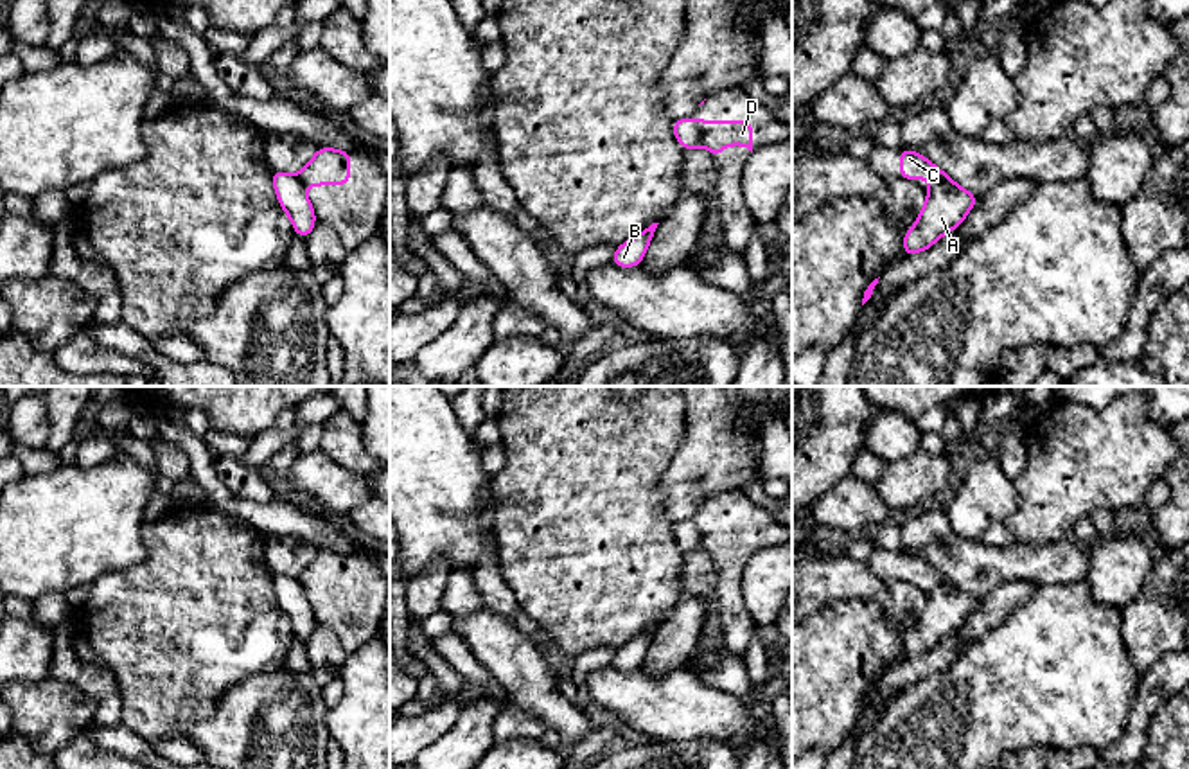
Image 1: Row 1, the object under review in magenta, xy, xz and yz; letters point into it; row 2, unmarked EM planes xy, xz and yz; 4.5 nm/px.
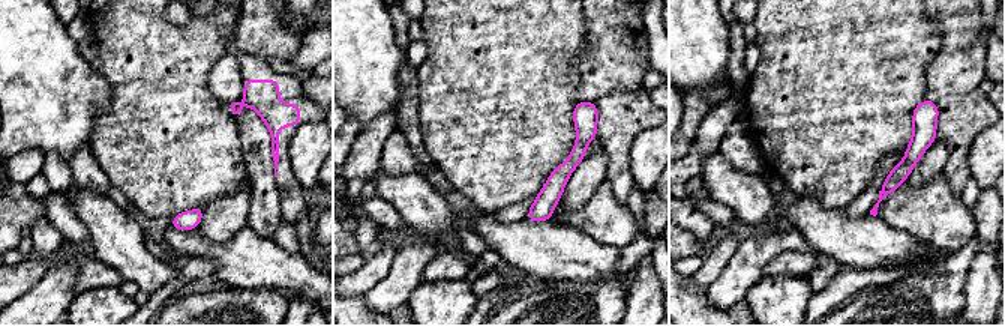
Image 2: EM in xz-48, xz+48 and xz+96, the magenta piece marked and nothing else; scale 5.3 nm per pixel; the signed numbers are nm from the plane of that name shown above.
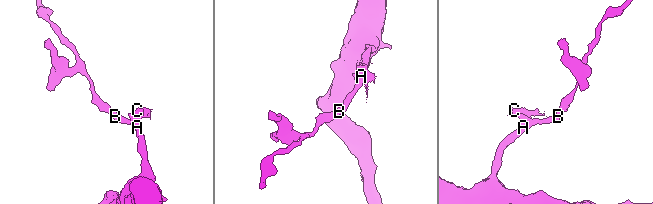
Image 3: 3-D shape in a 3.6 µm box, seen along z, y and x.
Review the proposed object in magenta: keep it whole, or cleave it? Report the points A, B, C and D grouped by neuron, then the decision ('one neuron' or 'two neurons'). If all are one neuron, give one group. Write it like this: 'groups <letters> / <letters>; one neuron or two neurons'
groups A B / C D; two neurons

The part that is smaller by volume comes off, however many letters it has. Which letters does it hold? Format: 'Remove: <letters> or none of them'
Remove: C, D

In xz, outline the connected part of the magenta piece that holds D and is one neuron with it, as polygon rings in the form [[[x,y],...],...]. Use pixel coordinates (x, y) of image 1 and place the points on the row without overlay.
[[[695,523],[702,532],[700,546],[708,550],[713,562],[726,548],[744,548],[753,555],[753,525],[751,523]]]

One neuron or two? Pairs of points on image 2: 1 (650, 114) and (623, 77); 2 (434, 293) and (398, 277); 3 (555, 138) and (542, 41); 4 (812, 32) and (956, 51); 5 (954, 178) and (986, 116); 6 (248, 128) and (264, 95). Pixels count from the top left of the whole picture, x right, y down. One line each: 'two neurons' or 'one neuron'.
1: two neurons
2: two neurons
3: one neuron
4: two neurons
5: one neuron
6: two neurons

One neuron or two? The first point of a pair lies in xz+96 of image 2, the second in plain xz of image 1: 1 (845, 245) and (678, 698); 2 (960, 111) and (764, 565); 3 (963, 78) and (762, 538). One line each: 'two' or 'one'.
1: one
2: two
3: two

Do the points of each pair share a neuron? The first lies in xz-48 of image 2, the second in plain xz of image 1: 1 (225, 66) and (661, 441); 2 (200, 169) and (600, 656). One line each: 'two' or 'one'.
1: two
2: two

